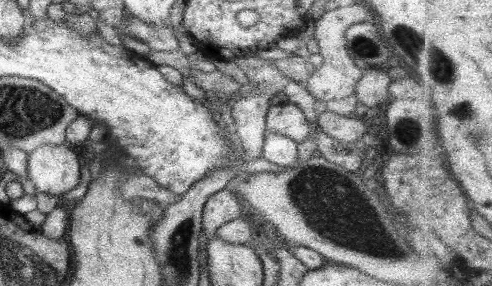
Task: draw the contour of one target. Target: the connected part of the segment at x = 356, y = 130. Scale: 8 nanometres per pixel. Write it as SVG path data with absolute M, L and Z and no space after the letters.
M319 108L319 117L316 119L318 128L321 128L335 143L349 144L355 142L366 132L363 121L357 118L335 115L335 112L327 112Z

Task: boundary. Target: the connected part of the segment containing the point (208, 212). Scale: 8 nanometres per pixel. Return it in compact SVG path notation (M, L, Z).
M221 189L207 197L202 208L201 230L207 241L212 239L215 231L227 222L241 216L239 197L234 192Z

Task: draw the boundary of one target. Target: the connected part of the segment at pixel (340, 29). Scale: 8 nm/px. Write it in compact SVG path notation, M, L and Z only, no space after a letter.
M357 2L353 8L345 6L345 8L327 10L320 17L321 20L314 20L312 36L317 40L318 54L322 57L322 63L315 67L316 74L310 76L306 81L307 92L310 92L310 95L317 100L318 105L324 101L341 100L354 94L355 85L361 78L363 70L358 68L348 55L344 32L349 25L355 24L360 20L374 21L374 13Z

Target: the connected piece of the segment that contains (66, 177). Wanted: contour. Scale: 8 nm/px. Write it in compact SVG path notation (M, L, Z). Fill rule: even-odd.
M42 144L27 156L27 178L35 192L61 195L77 186L79 162L67 144Z

